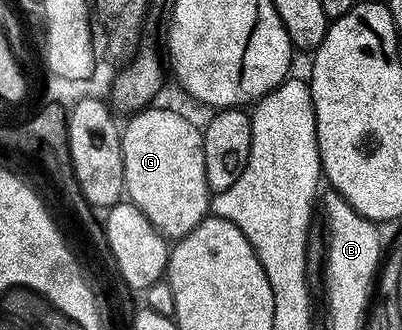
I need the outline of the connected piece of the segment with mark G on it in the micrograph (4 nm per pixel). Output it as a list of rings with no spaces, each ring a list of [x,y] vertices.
[[[148,106],[130,117],[122,129],[125,196],[149,218],[164,238],[189,234],[207,215],[212,191],[205,178],[205,154],[200,125],[171,108]]]

